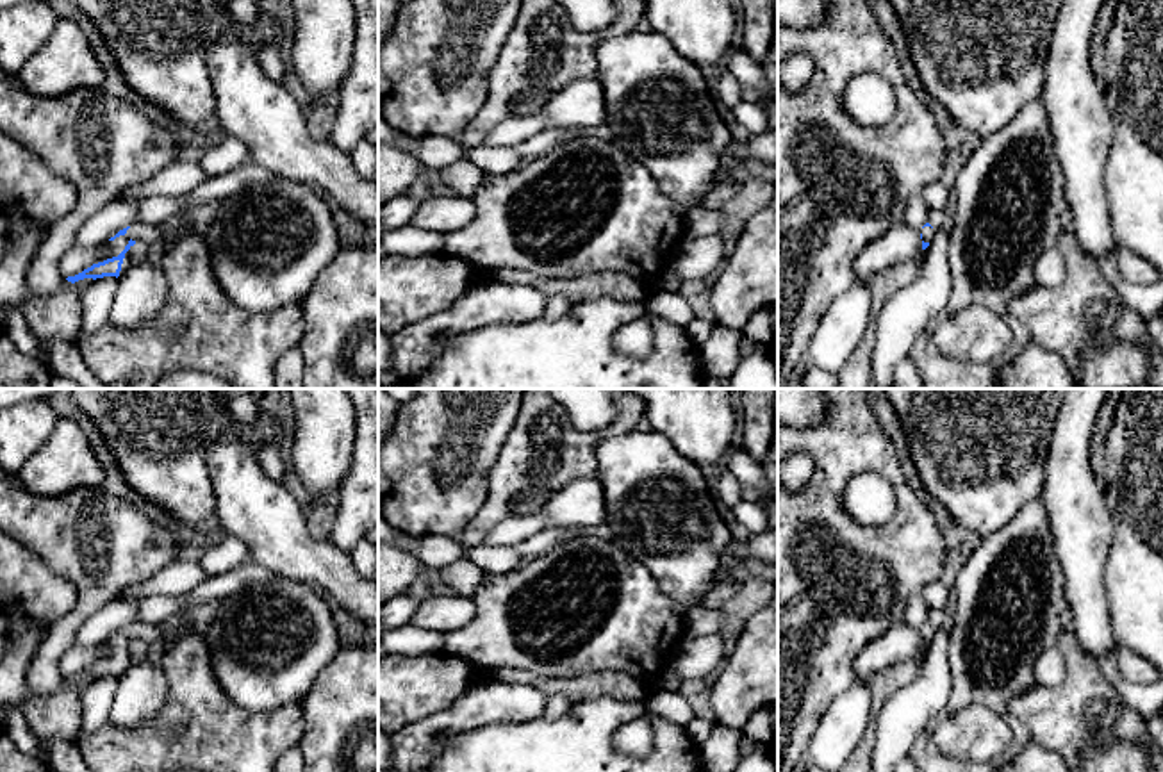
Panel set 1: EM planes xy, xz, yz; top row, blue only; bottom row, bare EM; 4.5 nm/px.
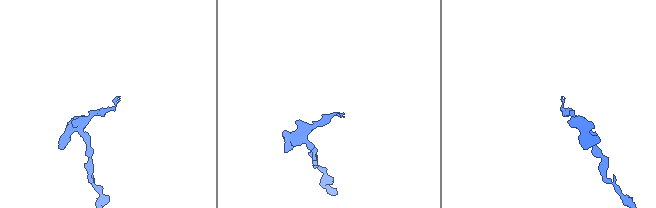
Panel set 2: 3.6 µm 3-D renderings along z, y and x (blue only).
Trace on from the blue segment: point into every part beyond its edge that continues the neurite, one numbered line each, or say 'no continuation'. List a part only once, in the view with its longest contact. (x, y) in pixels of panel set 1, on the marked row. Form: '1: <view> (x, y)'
1: xy (141, 232)

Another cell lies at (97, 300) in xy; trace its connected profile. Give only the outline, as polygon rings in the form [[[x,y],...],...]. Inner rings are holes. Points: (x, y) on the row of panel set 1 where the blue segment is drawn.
[[[103,276],[93,280],[93,283],[86,289],[82,296],[86,333],[96,333],[109,323],[116,287],[116,276]]]

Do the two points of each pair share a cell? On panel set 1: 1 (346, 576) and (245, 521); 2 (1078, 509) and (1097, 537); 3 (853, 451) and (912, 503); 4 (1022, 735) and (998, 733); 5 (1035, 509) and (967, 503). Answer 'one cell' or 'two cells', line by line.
1: one cell
2: one cell
3: one cell
4: two cells
5: two cells

